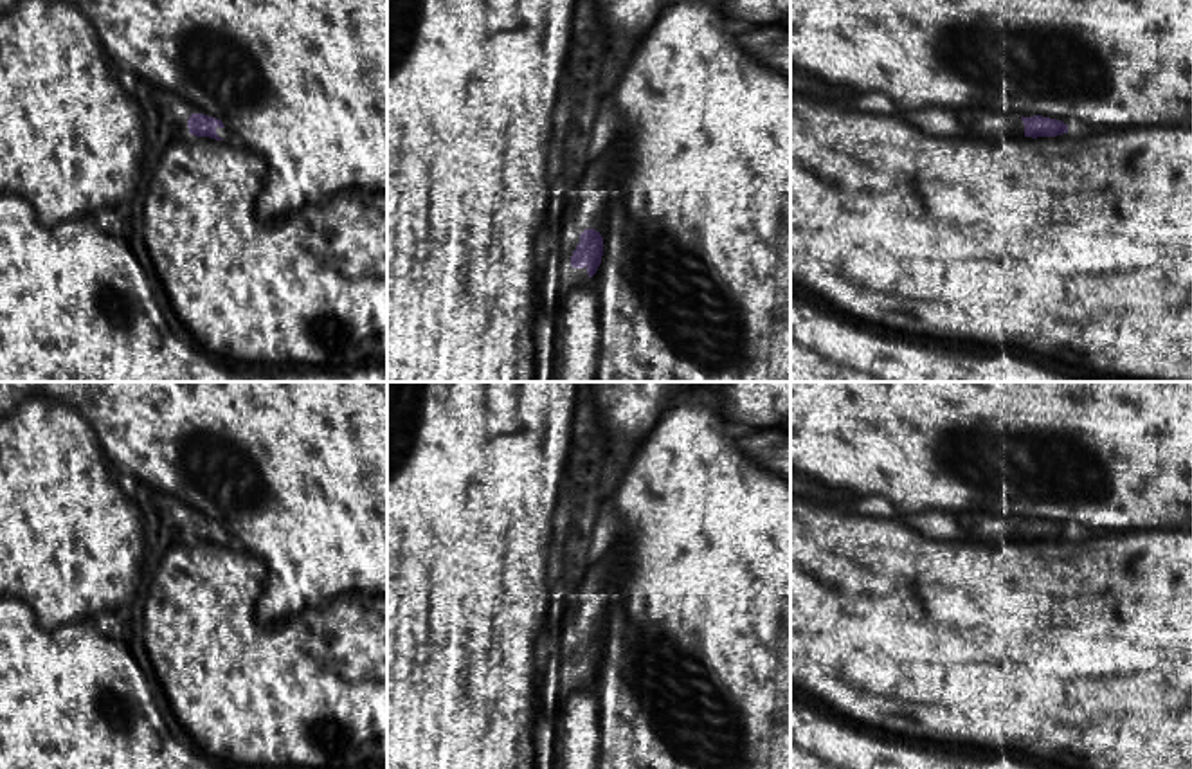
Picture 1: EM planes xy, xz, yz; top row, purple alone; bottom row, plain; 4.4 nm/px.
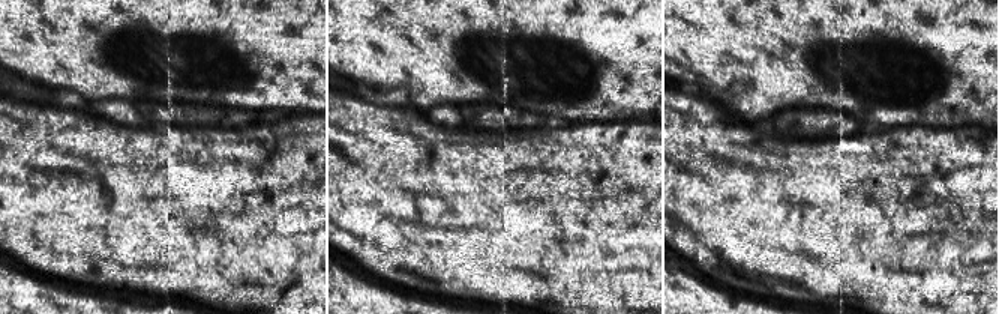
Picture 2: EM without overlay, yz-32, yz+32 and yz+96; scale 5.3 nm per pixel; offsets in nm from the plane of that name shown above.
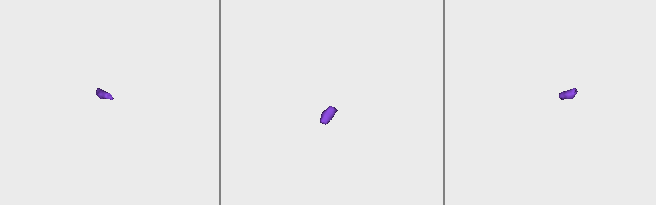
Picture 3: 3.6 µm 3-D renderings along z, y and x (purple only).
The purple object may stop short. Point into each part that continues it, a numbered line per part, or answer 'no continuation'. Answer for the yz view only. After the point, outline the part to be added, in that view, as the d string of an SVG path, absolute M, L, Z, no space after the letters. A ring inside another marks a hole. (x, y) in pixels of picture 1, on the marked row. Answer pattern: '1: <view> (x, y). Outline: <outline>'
1: yz (989, 125). Outline: M980 108L974 119L969 110L960 110L962 124L967 128L967 137L978 139L1007 139L1025 137L1023 119L1008 112L994 112Z

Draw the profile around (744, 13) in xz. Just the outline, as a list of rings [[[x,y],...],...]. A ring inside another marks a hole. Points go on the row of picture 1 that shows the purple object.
[[[715,0],[726,18],[745,29],[781,25],[790,31],[790,0]]]

